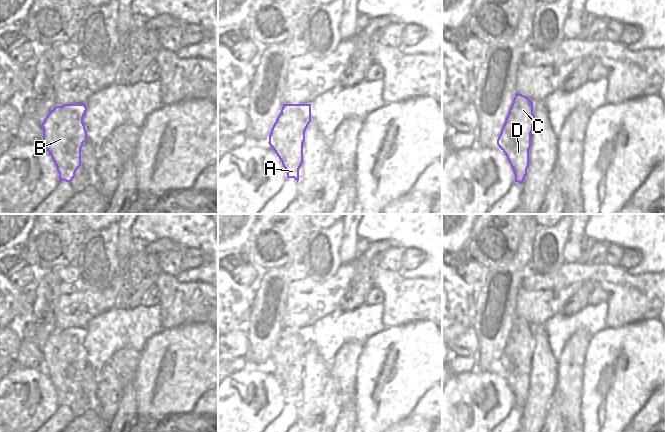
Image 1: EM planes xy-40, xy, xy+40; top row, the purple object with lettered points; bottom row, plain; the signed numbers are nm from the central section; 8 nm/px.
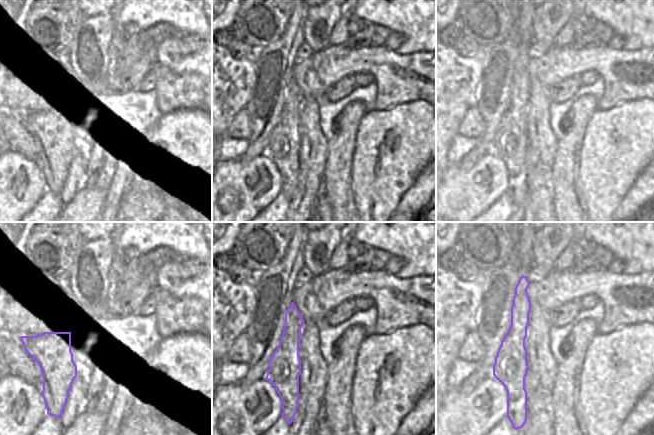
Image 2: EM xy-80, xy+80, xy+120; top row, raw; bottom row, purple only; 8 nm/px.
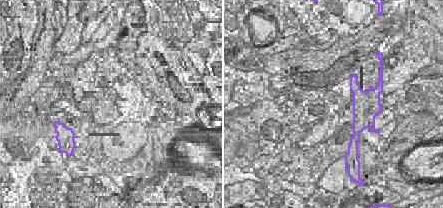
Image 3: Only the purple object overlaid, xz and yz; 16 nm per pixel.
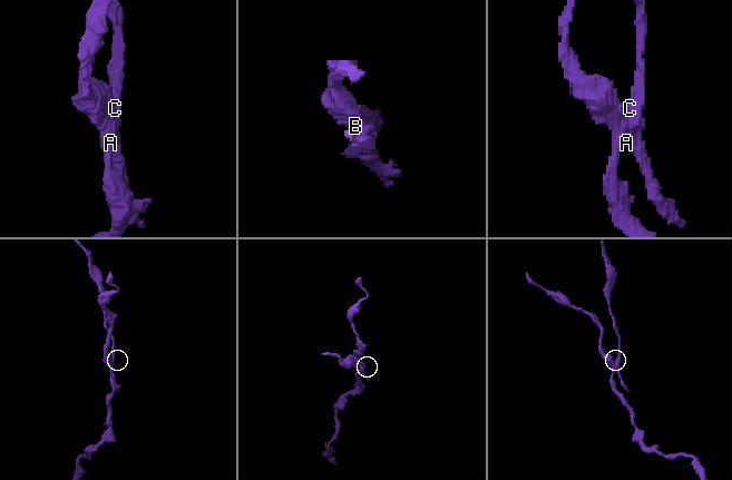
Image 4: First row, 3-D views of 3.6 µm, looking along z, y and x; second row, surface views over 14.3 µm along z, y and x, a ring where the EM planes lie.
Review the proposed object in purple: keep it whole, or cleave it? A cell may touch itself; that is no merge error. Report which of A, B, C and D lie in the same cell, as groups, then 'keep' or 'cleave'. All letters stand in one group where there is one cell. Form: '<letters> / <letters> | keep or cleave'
A C D / B | cleave

